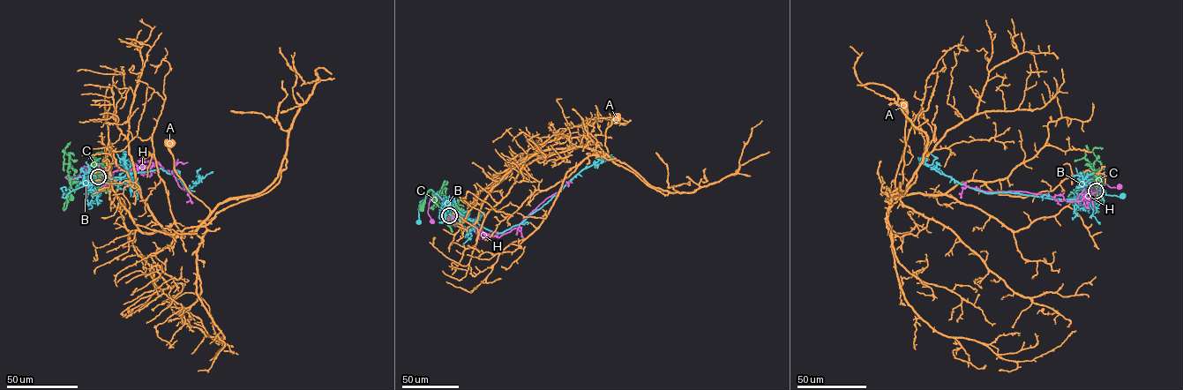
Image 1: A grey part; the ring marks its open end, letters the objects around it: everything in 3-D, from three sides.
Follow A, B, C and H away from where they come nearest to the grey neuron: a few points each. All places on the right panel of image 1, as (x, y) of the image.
A: (1096, 191), (1016, 231), (946, 194), (892, 197), (902, 182), (903, 106)
B: (1096, 191), (1093, 192), (1093, 189), (1086, 185), (1075, 188), (1101, 188), (1106, 195), (1122, 196)
C: (1096, 191), (1094, 185), (1089, 184), (1067, 196), (1087, 196), (1098, 200)
H: (1096, 191), (1095, 191), (1087, 177), (1089, 175), (1109, 186), (1119, 186)

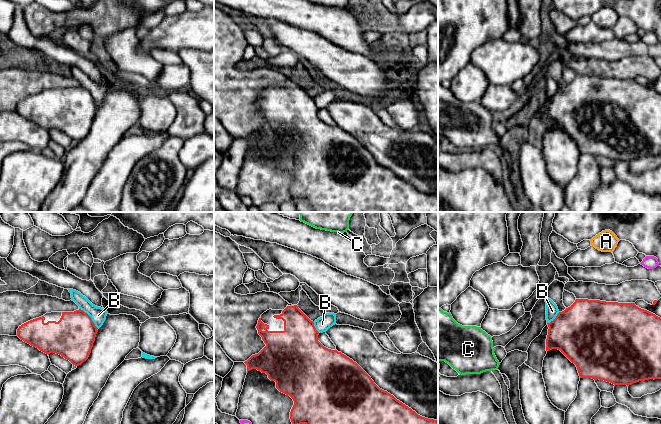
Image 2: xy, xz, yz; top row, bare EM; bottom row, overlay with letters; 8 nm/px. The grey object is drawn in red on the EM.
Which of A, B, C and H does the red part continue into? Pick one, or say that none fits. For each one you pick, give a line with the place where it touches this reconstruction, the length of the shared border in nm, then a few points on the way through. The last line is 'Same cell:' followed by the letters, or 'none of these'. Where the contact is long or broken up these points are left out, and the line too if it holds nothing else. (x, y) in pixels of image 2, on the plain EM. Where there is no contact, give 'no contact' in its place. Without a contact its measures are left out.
C: no contact
Same cell: C

